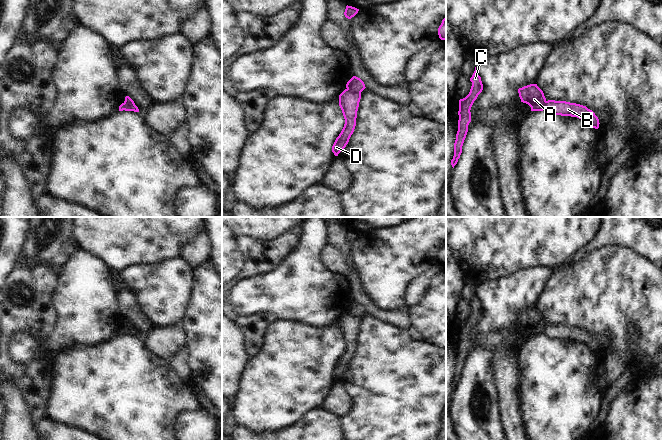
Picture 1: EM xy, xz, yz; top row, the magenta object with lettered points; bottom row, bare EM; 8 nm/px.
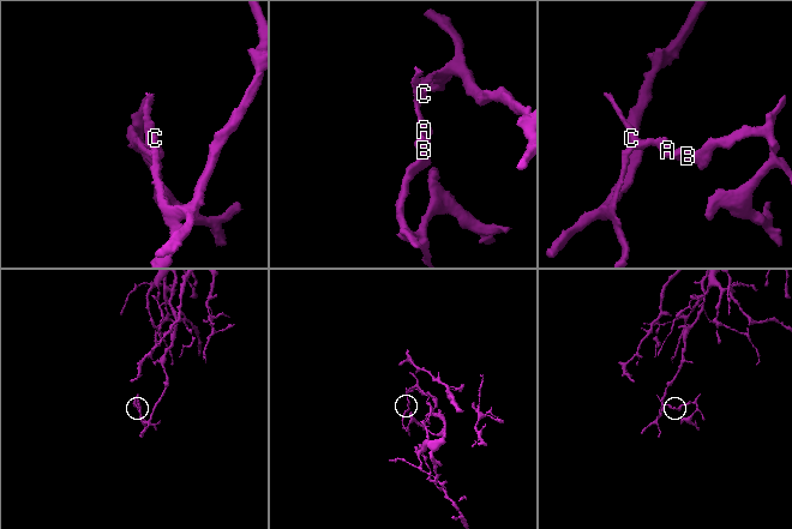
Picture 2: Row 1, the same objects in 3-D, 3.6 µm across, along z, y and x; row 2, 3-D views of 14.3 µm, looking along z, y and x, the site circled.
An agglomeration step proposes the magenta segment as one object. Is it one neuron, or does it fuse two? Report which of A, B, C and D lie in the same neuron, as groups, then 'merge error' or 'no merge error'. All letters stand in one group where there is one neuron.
A C / B D; merge error

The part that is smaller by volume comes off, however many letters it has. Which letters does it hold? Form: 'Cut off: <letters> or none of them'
Cut off: B, D

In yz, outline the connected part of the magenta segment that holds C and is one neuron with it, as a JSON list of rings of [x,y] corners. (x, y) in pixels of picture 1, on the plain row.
[[[476,291],[472,301],[470,302],[470,305],[472,306],[472,310],[469,318],[465,322],[459,324],[458,355],[454,367],[454,380],[451,384],[451,389],[453,392],[457,388],[458,383],[462,377],[462,370],[468,356],[468,349],[471,346],[471,331],[474,325],[477,323],[478,319],[483,314],[481,301],[478,299]]]

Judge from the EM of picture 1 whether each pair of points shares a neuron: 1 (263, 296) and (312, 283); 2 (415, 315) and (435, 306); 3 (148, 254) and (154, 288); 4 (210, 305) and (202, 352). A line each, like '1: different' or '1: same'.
1: same
2: same
3: different
4: same

